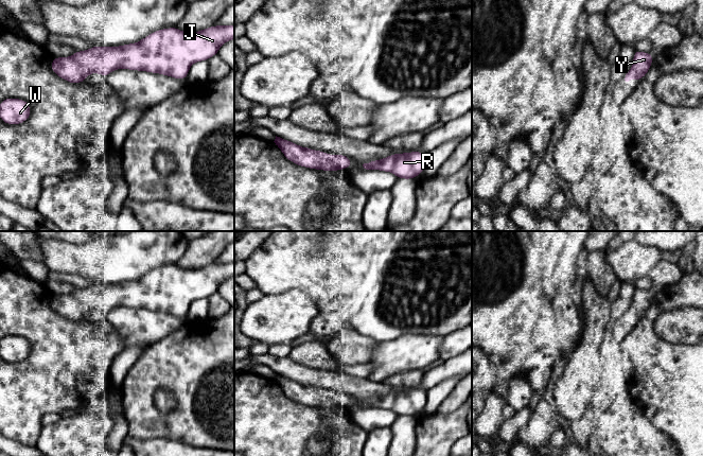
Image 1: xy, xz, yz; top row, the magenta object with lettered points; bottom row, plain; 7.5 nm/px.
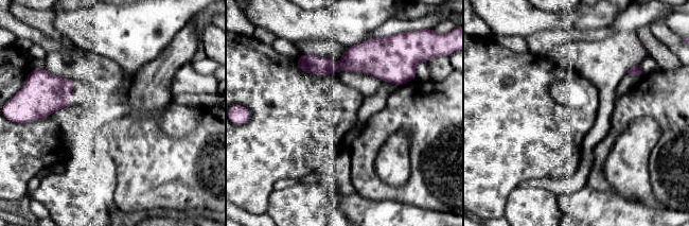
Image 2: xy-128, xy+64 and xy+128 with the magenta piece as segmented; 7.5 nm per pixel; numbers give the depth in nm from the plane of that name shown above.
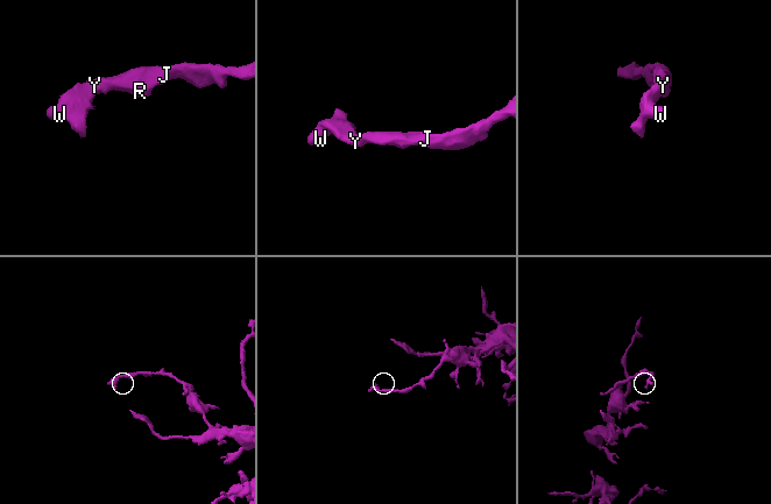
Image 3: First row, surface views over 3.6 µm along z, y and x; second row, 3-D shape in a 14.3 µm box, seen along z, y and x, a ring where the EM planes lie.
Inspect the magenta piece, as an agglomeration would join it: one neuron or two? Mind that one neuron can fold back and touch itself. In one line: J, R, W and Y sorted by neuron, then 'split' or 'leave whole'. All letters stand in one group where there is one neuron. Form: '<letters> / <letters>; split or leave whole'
J R W Y; leave whole

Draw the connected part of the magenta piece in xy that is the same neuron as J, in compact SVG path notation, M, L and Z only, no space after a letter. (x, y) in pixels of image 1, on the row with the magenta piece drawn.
M234 24L213 25L198 32L182 32L173 27L152 32L136 43L118 47L95 46L86 51L76 51L70 57L54 57L51 69L57 76L72 84L86 81L93 72L106 77L117 69L146 71L184 80L194 63L208 60L217 54L225 42L232 39L234 39Z

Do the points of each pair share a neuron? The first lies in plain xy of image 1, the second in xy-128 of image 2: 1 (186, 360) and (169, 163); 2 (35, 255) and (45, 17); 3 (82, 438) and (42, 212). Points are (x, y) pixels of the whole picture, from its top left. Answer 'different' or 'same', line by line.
1: same
2: same
3: different

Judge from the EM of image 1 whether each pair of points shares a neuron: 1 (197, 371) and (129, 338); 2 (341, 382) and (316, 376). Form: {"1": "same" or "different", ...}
{"1": "different", "2": "same"}

